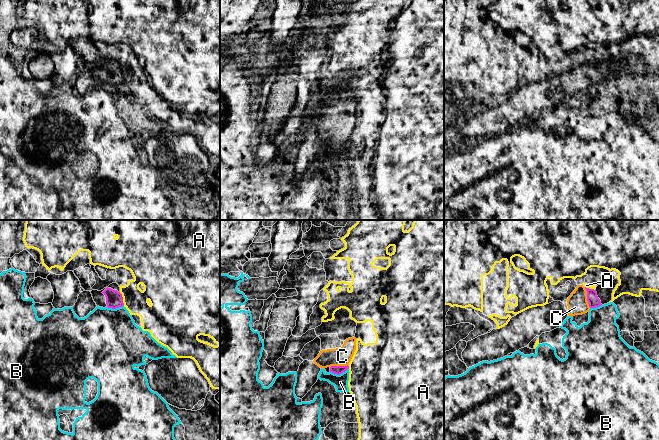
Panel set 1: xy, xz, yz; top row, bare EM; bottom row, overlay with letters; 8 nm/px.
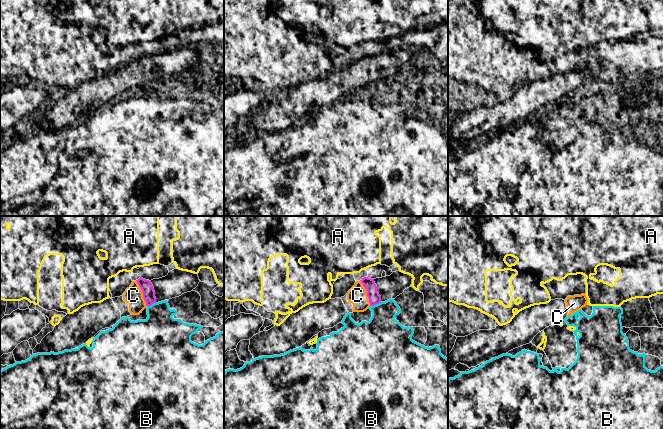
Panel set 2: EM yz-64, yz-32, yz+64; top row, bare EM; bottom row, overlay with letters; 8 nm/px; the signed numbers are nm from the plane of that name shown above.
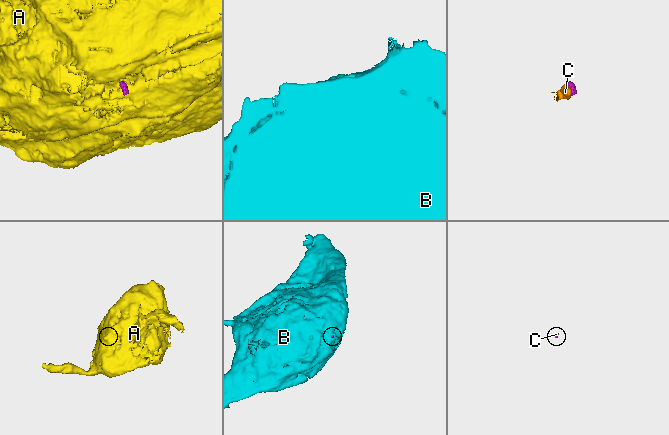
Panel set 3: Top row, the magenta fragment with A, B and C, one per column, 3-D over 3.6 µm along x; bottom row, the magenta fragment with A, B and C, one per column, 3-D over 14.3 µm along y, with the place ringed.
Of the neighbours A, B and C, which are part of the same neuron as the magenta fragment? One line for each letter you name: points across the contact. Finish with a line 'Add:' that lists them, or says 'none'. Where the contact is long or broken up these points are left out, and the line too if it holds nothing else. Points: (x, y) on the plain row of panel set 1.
Add: C

